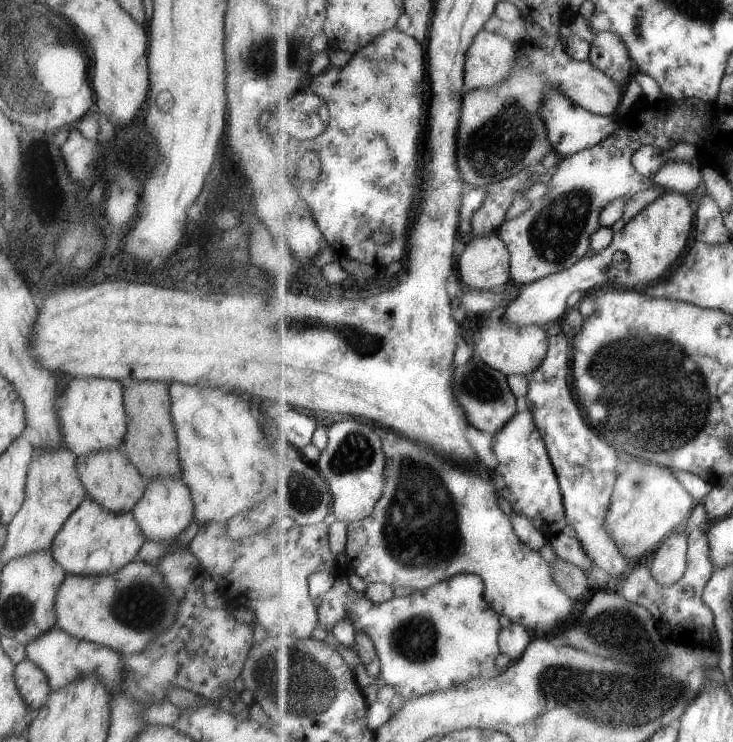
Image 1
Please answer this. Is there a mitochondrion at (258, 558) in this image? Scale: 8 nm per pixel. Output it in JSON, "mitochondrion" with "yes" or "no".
{"mitochondrion":"no"}

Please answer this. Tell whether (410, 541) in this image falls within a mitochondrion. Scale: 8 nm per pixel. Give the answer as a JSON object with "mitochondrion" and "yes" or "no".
{"mitochondrion":"yes"}

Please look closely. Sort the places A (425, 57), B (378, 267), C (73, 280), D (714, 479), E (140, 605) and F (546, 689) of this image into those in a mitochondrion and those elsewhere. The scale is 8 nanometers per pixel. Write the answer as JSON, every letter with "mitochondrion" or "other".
{"A":"other","B":"other","C":"other","D":"other","E":"mitochondrion","F":"mitochondrion"}

